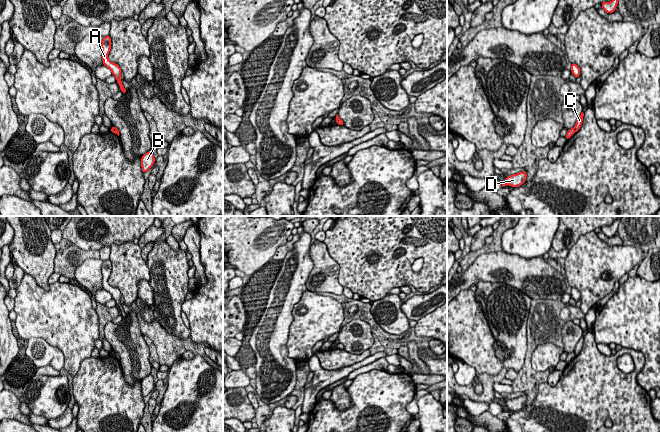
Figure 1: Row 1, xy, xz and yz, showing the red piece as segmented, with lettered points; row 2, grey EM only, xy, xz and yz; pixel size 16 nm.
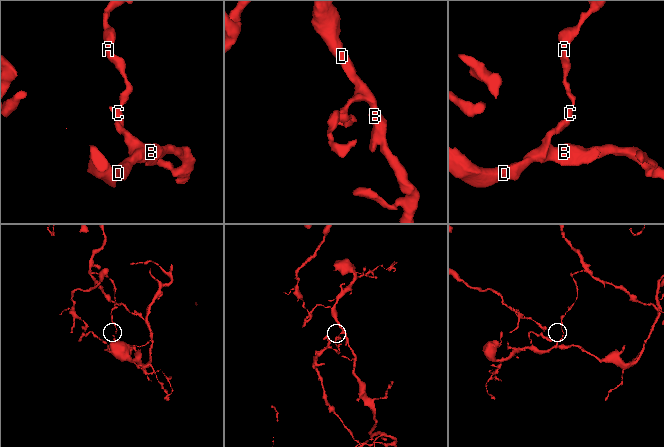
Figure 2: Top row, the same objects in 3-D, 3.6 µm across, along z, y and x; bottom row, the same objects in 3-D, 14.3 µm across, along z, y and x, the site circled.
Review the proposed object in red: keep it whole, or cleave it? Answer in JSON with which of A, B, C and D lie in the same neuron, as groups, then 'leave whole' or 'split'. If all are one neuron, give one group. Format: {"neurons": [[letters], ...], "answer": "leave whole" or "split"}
{"neurons": [["A", "C"], ["B", "D"]], "answer": "split"}

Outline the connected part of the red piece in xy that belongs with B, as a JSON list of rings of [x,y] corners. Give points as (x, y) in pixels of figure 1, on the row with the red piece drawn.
[[[150,150],[141,157],[142,172],[146,173],[153,165],[156,159],[153,152]]]

